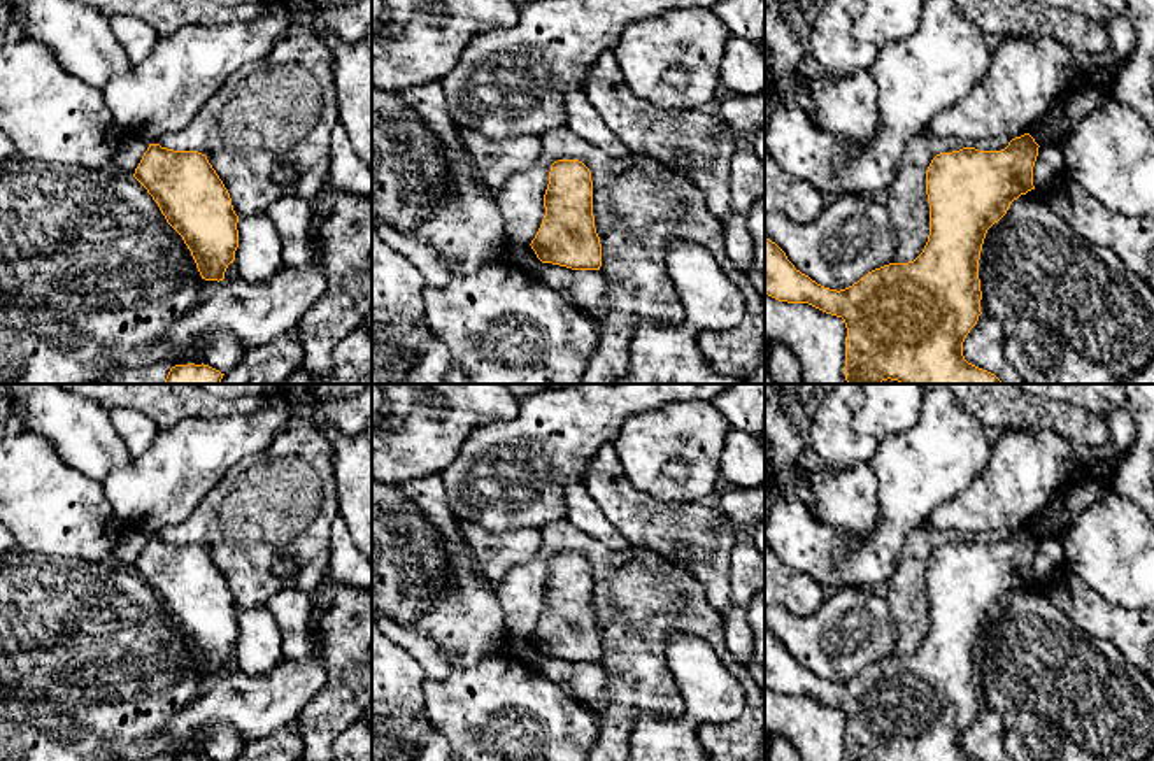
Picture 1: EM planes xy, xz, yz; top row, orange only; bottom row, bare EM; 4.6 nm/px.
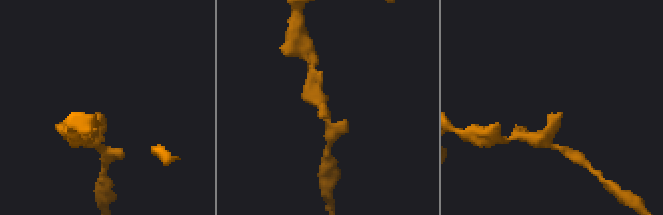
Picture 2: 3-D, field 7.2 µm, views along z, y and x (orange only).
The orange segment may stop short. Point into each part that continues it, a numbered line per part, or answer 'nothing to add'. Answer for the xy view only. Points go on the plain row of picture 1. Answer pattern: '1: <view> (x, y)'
nothing to add

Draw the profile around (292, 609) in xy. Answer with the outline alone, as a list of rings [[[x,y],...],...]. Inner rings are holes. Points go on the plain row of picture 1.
[[[281,589],[267,601],[281,631],[281,651],[286,663],[305,661],[312,654],[312,610],[314,600],[303,591]]]

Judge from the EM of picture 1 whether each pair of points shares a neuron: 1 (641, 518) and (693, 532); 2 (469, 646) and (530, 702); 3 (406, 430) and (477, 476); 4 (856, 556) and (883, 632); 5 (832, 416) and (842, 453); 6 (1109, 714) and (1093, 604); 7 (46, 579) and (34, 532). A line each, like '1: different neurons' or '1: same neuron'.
1: same neuron
2: different neurons
3: different neurons
4: different neurons
5: same neuron
6: different neurons
7: different neurons

